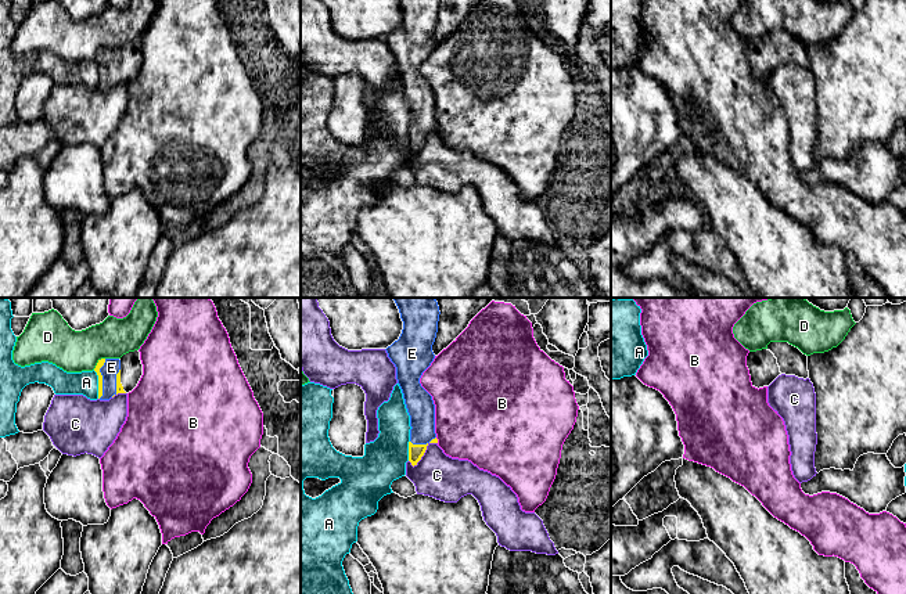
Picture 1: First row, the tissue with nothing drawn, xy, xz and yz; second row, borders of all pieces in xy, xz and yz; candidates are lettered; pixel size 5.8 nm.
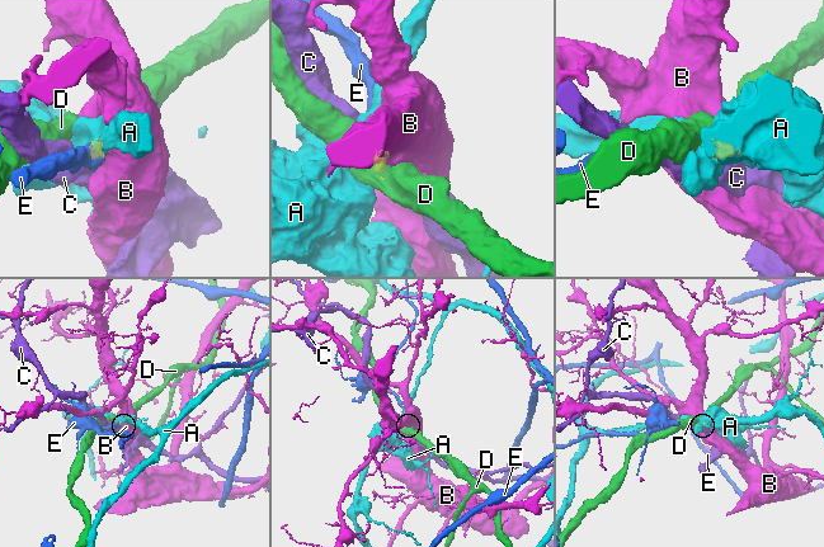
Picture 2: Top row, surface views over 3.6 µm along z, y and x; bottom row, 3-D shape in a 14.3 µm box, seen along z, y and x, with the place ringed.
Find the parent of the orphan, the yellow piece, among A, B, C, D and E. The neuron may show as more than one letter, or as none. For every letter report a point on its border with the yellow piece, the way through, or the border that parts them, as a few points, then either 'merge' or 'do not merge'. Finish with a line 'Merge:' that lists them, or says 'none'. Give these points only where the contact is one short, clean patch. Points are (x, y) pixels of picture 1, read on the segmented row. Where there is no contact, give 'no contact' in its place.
A: contact xy (99, 384); border xy (93, 370), (97, 375), (99, 398); do not merge
B: contact xz (437, 440); border xz (435, 438), (438, 442); do not merge
C: contact xz (424, 452); border xz (437, 442), (431, 442), (424, 454), (413, 465), (410, 464); do not merge
D: contact xy (97, 363); border xy (104, 357), (93, 368); do not merge
E: contact xy (101, 378); way xy (101, 362), (101, 378), (111, 367); merge
Merge: E

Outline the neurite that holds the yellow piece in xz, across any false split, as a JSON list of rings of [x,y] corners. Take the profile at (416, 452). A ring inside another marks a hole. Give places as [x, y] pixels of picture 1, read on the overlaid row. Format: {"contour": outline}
{"contour": [[[393,298],[393,300],[403,321],[403,330],[399,339],[385,350],[396,367],[396,379],[402,389],[405,404],[410,415],[411,429],[409,442],[409,461],[414,467],[424,456],[427,446],[429,443],[438,443],[435,433],[435,404],[432,396],[421,386],[420,378],[435,359],[432,345],[436,338],[441,312],[435,298]]]}

